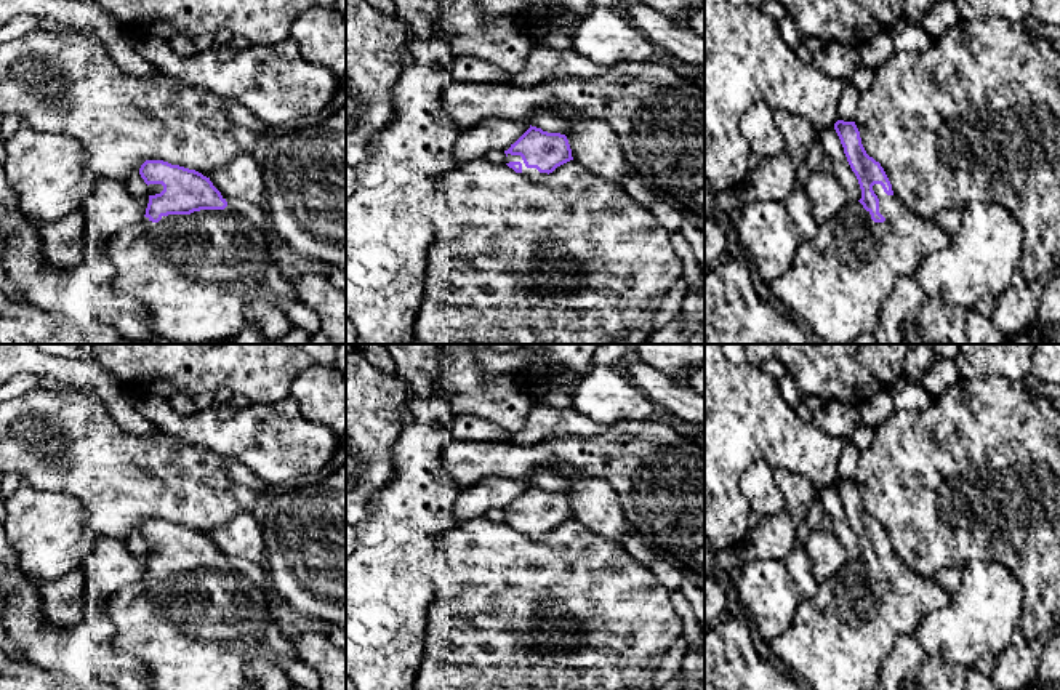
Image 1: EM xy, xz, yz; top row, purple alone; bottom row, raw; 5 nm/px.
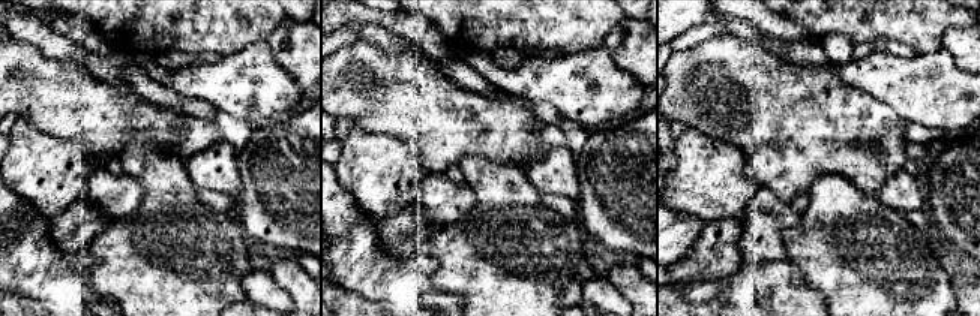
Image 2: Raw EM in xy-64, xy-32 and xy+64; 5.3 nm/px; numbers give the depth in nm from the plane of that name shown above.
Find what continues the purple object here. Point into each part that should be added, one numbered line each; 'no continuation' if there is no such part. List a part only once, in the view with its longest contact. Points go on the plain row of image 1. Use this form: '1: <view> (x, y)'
1: yz (839, 639)

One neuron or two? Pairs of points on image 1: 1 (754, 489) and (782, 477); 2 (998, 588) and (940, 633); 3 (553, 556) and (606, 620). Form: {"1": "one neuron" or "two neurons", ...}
{"1": "two neurons", "2": "one neuron", "3": "one neuron"}

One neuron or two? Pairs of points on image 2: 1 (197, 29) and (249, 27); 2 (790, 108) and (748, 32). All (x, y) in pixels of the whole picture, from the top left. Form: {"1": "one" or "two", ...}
{"1": "one", "2": "two"}

